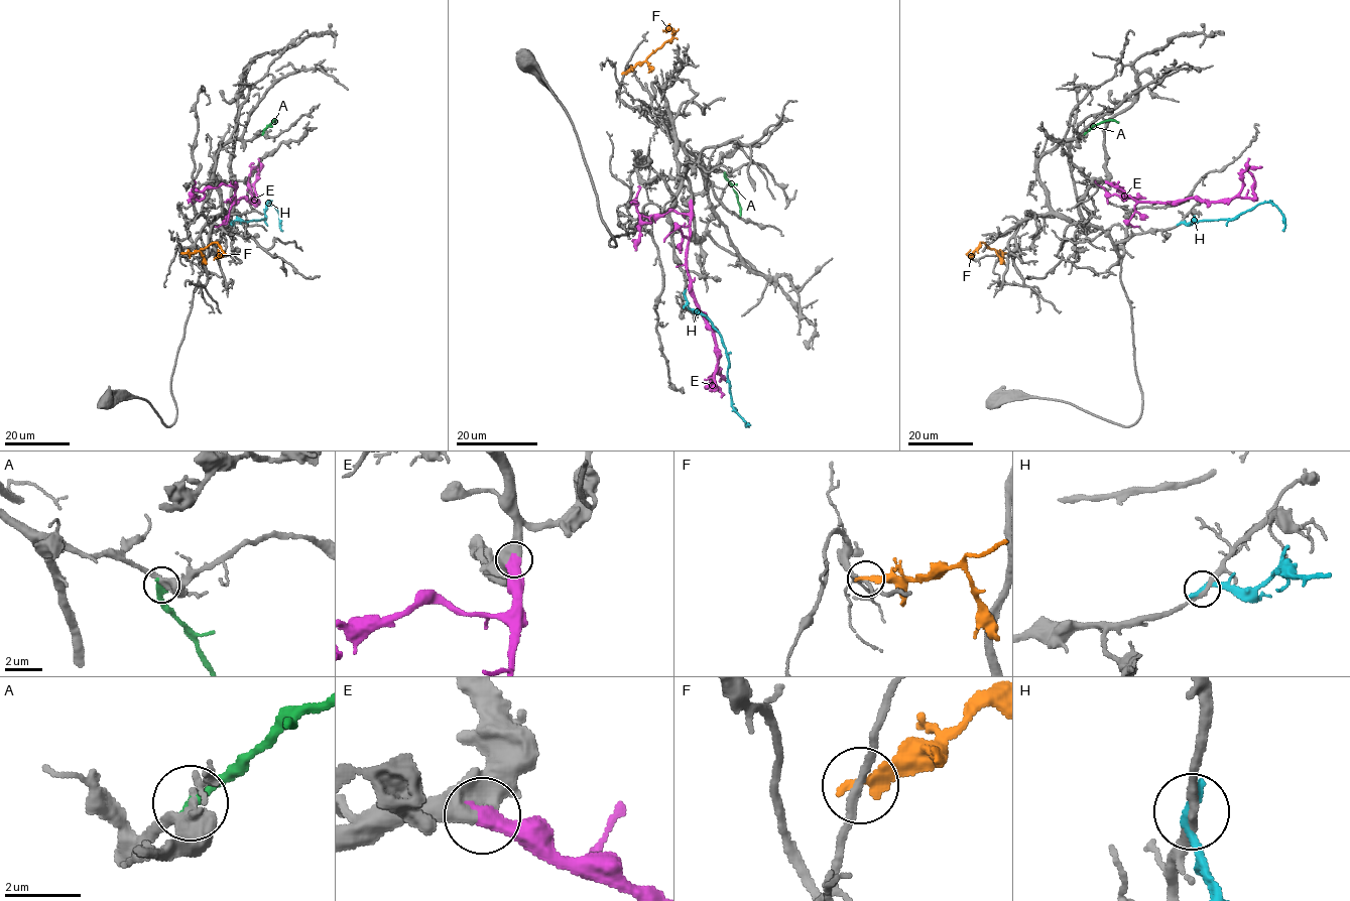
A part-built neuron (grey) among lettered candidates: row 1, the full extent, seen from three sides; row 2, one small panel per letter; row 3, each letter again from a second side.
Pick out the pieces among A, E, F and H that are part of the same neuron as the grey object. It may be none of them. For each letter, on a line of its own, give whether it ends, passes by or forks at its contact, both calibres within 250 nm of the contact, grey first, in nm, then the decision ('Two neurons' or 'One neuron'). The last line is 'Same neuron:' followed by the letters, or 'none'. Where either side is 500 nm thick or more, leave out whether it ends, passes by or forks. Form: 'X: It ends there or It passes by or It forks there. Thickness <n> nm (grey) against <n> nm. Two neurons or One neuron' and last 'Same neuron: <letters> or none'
A: It ends there. Thickness 360 nm (grey) against 360 nm. Two neurons
E: Thickness 600 nm (grey) against 600 nm. One neuron
F: It ends there. Thickness 180 nm (grey) against 340 nm. Two neurons
H: It ends there. Thickness 240 nm (grey) against 280 nm. Two neurons
Same neuron: E

